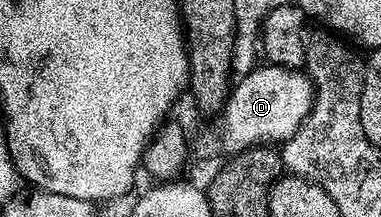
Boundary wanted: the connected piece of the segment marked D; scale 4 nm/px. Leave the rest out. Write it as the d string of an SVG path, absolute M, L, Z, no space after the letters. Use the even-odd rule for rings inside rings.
M269 62L263 66L258 66L250 74L239 77L231 85L228 100L224 103L224 111L219 113L218 116L220 125L216 129L206 129L197 140L194 140L194 152L196 150L200 156L221 155L220 157L227 158L237 156L239 152L244 152L247 148L279 145L281 142L290 139L300 129L300 124L308 117L308 112L312 108L313 95L312 81L303 71L295 68L283 68Z

